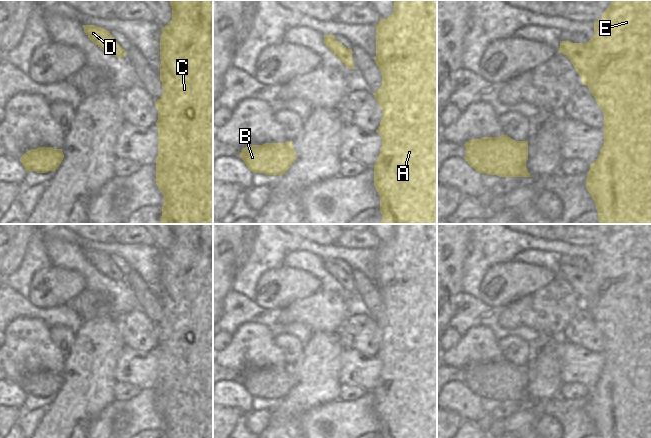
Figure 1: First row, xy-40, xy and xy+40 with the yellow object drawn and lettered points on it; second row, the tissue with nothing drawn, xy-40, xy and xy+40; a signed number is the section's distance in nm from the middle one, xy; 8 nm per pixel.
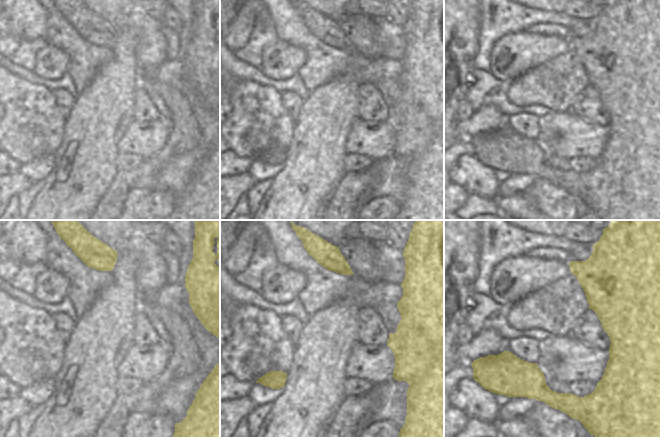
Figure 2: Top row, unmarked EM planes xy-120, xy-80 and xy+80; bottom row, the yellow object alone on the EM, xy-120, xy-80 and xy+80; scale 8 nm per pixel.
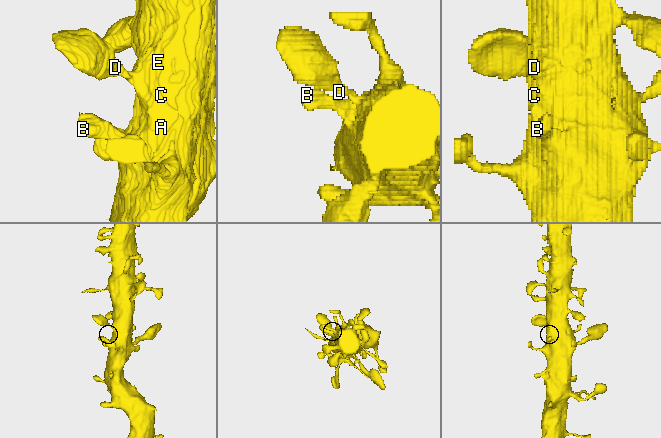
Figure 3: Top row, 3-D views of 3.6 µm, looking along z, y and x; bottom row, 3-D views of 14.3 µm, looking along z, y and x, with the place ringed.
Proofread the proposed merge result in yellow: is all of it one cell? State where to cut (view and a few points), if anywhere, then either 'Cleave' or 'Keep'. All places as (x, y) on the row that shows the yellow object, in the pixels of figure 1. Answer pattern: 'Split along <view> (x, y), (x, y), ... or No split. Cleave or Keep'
No split. Keep

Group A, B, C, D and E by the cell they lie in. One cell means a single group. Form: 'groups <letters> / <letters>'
groups A B C D E

